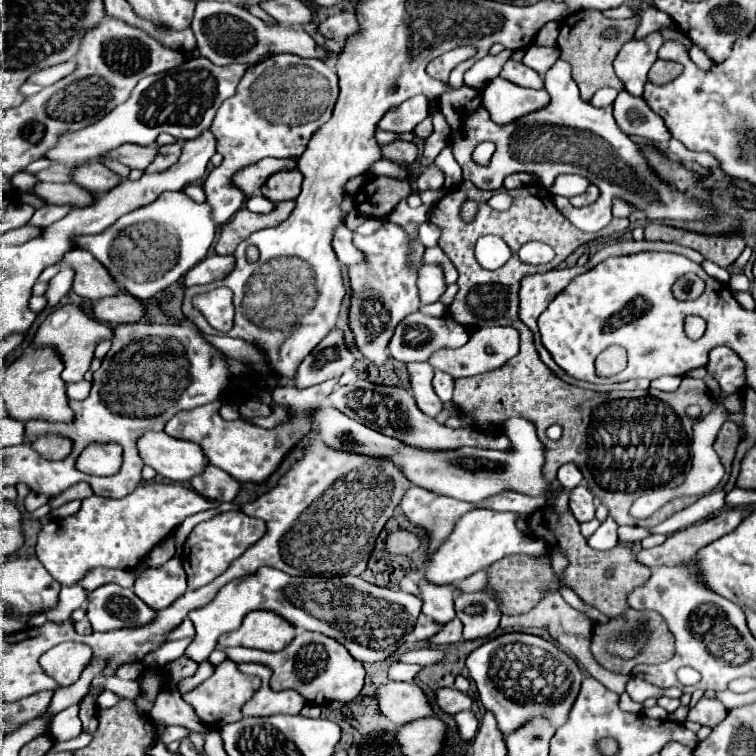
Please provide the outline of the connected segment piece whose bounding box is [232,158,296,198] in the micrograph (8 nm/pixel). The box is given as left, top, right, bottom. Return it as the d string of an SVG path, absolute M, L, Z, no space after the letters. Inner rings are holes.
M264 158L260 162L256 162L256 164L246 166L244 170L238 170L232 176L232 184L236 188L240 188L246 198L250 198L254 192L260 190L260 186L266 182L266 178L270 174L274 174L276 170L284 170L284 168L296 168L296 158L286 158L286 160Z

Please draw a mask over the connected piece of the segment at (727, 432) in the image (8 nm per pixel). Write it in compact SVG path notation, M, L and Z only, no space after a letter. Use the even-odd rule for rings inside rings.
M734 420L724 422L724 426L720 428L720 432L716 436L714 448L716 448L716 454L720 456L720 460L722 460L722 464L726 468L730 468L730 464L732 464L732 458L734 458L738 442L740 442L740 432L738 432L736 422Z

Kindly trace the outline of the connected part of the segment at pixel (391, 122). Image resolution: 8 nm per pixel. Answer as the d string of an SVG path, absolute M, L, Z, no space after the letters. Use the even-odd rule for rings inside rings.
M414 96L394 108L390 108L378 122L380 130L386 132L414 132L414 128L428 116L428 100L424 96Z

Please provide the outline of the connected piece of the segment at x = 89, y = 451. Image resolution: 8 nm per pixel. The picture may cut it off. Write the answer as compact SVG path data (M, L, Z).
M109 443L90 444L78 457L76 468L86 474L96 476L112 476L120 470L122 464L122 448L120 445Z

